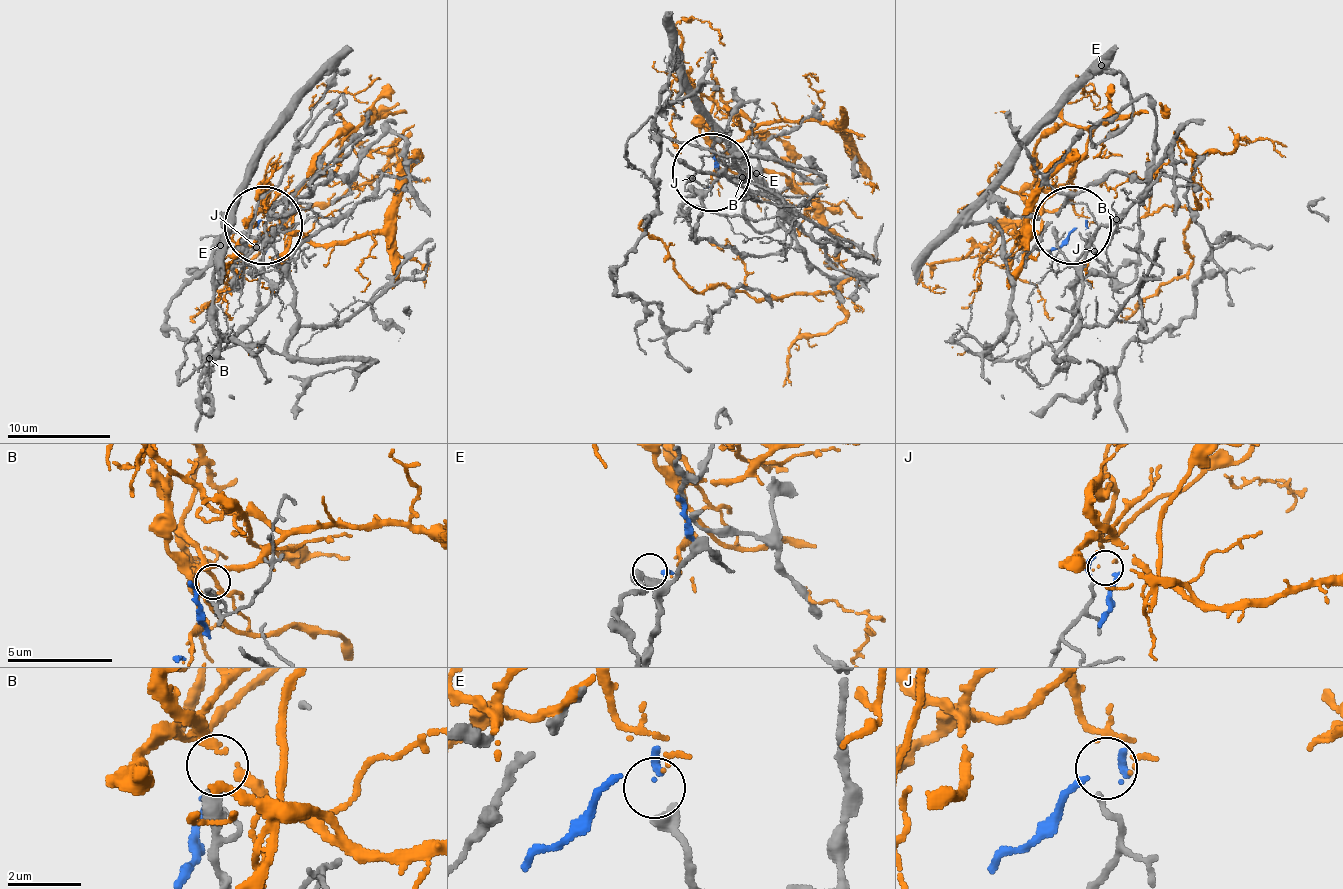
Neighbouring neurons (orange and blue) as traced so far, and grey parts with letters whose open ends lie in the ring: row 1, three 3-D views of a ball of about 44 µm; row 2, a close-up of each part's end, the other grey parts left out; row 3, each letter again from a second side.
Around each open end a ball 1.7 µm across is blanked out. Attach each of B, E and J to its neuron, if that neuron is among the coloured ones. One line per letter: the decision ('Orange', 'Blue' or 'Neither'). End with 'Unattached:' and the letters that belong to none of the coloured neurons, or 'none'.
B: Neither
E: Blue
J: Orange
Unattached: B

